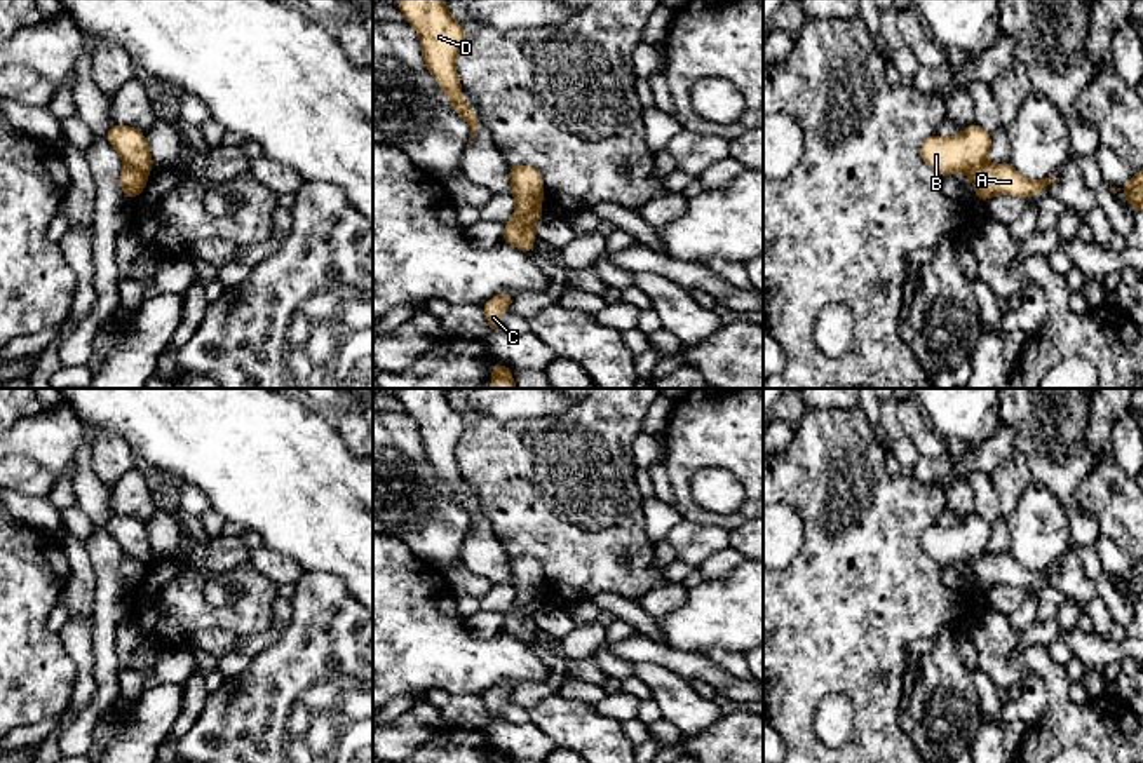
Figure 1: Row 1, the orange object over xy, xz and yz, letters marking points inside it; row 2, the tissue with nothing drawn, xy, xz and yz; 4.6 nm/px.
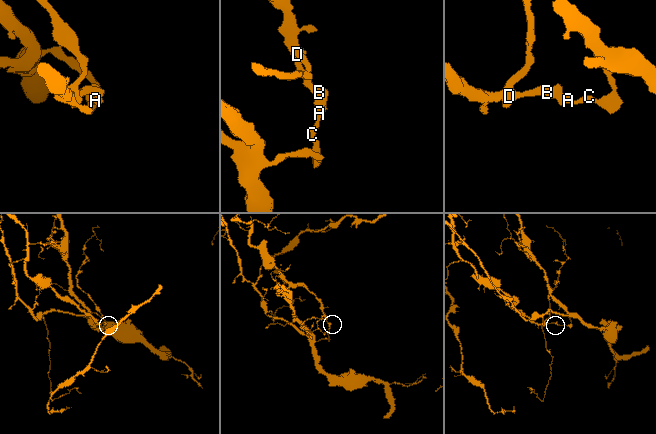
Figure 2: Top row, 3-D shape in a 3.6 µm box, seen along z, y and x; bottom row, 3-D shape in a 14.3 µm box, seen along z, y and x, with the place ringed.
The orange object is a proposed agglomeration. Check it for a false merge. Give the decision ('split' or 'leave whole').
split

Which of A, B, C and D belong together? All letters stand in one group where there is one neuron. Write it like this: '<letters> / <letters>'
A C / B D

